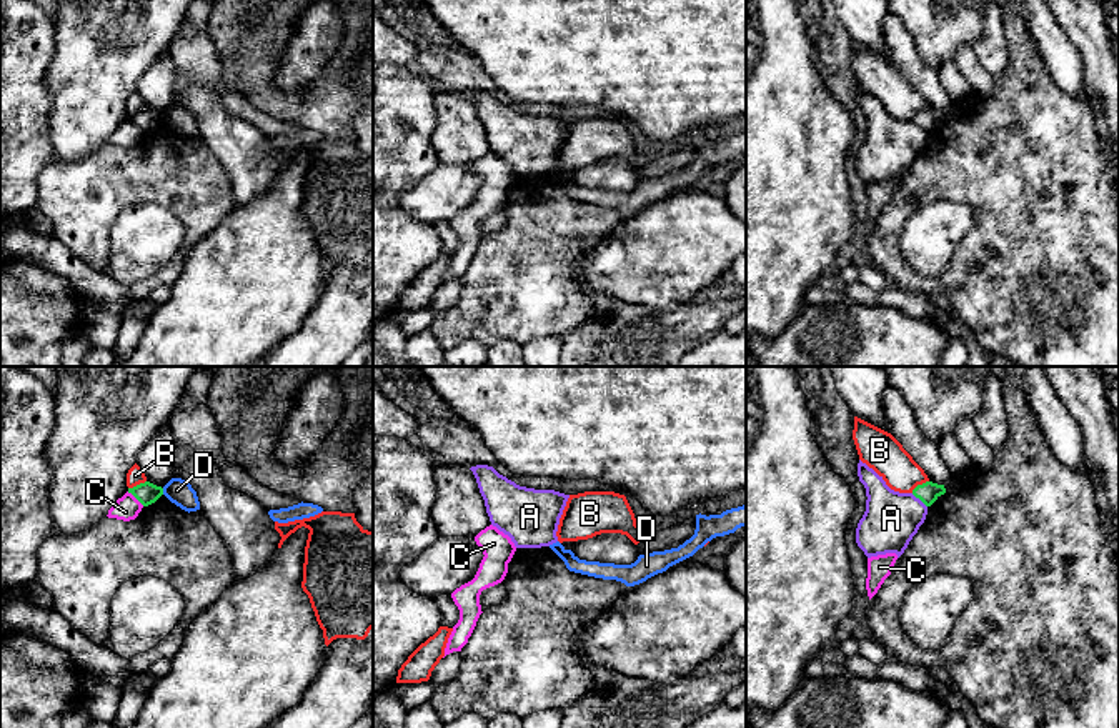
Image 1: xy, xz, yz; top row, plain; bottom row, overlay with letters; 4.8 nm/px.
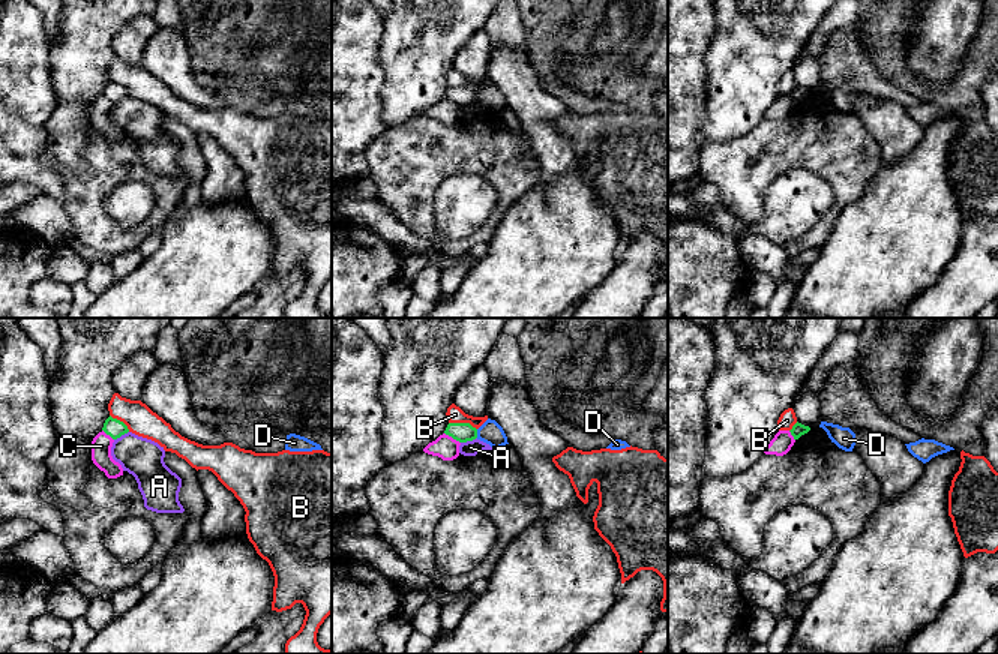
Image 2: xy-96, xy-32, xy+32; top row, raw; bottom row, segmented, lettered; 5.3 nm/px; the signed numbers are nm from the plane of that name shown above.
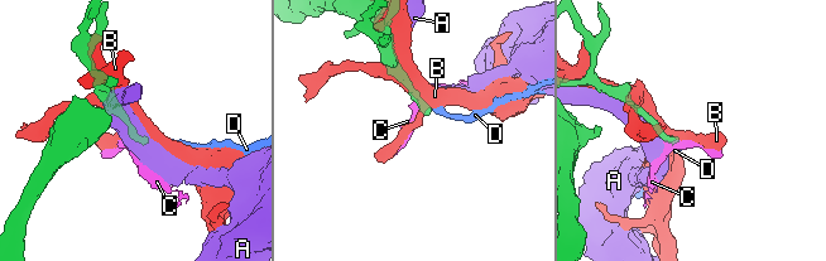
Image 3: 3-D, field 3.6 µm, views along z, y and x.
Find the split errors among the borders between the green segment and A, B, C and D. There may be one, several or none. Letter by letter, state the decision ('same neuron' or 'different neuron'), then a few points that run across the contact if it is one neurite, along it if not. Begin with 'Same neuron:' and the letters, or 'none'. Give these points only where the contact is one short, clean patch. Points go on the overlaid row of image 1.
Same neuron: none
A: different neuron
B: different neuron
C: different neuron | xy (127, 492), (144, 505)
D: different neuron | xy (162, 488), (164, 493)

